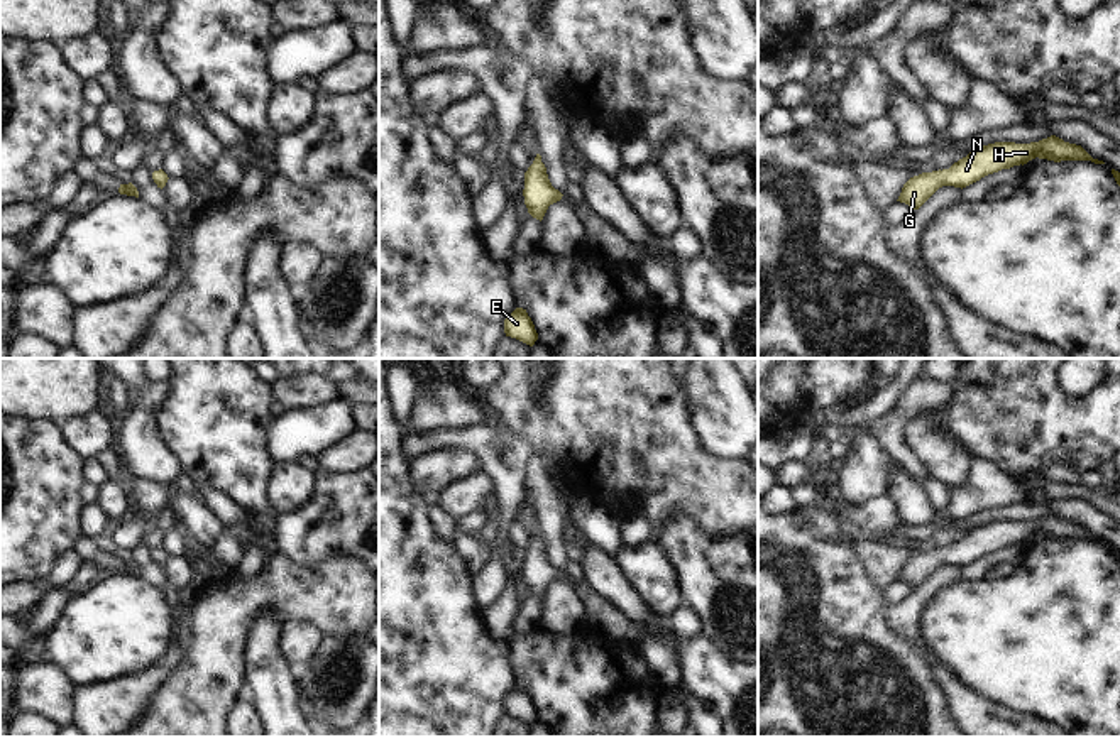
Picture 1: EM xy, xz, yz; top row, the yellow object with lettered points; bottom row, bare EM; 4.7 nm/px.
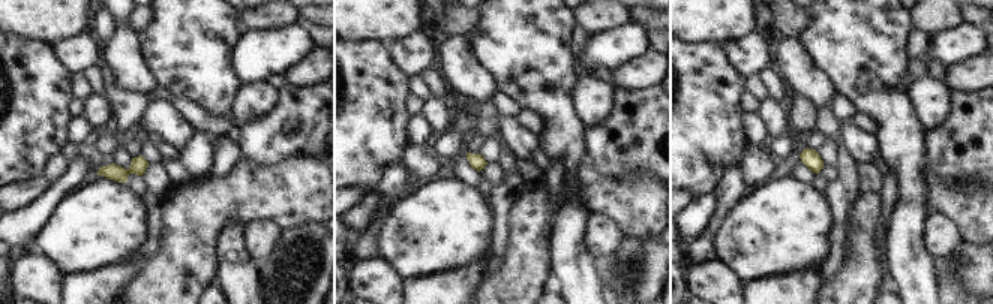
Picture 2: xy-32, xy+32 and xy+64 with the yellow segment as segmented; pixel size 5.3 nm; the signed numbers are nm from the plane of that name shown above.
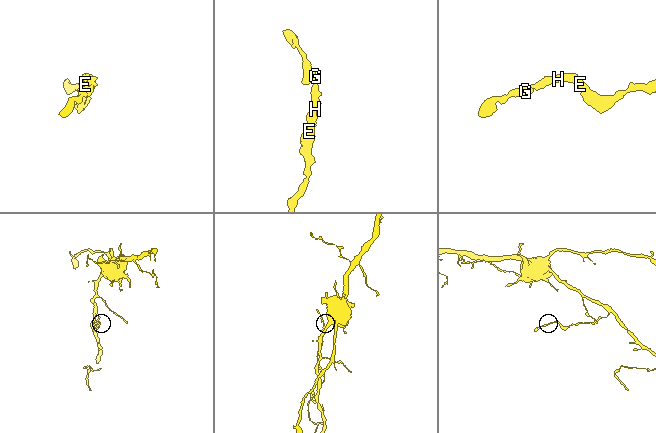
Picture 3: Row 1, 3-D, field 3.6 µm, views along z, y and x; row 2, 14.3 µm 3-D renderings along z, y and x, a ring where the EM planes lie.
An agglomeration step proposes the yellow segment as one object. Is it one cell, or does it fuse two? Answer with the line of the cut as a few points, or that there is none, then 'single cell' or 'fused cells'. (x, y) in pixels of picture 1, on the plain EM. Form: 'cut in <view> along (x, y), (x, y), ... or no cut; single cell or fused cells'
no cut; single cell

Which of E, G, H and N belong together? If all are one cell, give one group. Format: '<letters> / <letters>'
E G H N

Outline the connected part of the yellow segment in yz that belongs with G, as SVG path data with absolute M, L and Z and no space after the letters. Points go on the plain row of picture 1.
M1056 514L1030 522L995 521L969 531L949 548L922 551L910 556L903 563L897 580L919 588L942 565L963 568L988 553L1024 544L1035 536L1054 541L1091 539L1095 543L1105 543L1103 539L1093 538L1081 524L1064 521Z

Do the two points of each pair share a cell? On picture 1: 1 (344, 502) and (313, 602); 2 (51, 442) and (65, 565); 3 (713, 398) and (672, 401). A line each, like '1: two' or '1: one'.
1: two
2: two
3: two

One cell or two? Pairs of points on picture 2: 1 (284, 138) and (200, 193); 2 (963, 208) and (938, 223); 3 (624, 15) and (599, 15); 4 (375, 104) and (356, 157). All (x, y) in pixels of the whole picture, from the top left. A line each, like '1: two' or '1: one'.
1: two
2: two
3: one
4: one

